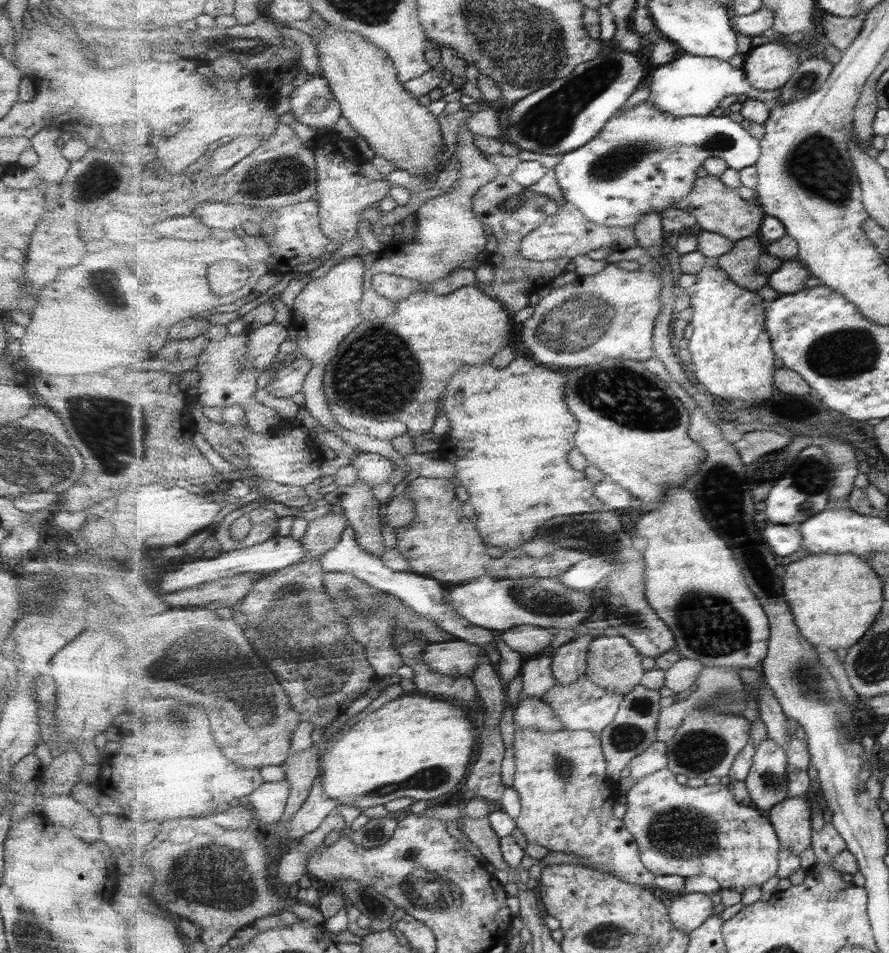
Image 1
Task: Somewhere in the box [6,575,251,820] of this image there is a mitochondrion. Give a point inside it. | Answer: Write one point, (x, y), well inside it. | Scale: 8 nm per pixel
(190, 649)

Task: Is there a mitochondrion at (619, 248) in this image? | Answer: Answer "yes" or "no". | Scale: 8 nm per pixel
no

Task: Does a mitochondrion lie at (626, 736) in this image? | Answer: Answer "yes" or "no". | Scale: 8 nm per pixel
yes

